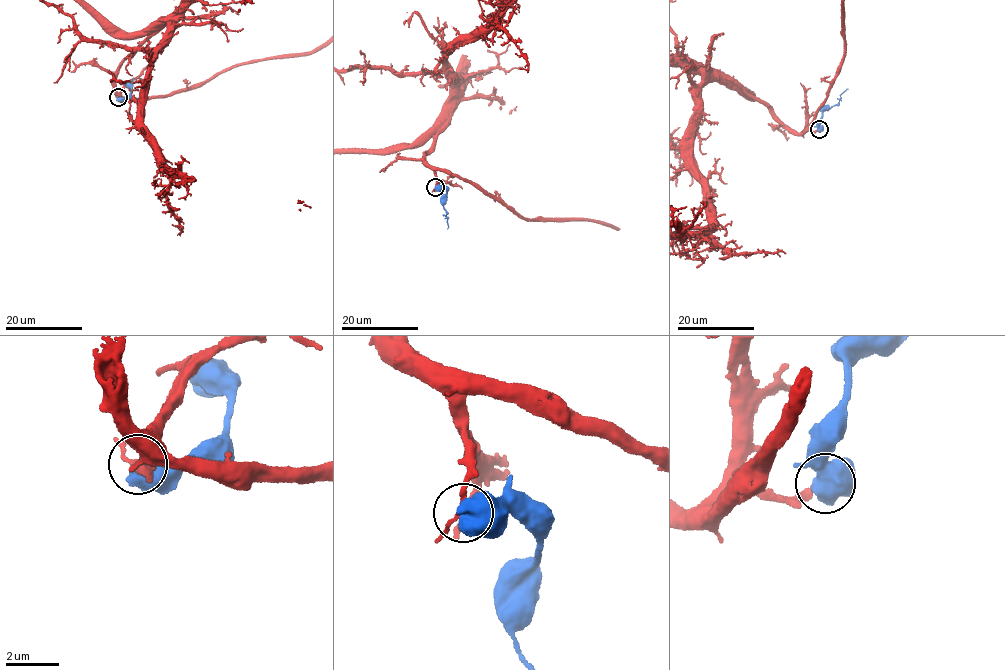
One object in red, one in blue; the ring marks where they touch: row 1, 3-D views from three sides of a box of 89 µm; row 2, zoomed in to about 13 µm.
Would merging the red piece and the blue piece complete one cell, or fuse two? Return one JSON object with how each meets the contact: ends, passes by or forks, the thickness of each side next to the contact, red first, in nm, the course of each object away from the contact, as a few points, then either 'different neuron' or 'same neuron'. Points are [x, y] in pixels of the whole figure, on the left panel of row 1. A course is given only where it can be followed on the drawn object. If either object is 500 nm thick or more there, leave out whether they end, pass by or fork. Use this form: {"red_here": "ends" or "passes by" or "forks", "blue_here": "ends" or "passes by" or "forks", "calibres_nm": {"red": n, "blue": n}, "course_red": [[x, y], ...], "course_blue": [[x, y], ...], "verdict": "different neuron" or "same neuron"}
{"calibres_nm": {"red": 170, "blue": 950}, "course_red": [[118, 98], [121, 93], [142, 100], [166, 96], [195, 89], [238, 65], [309, 55]], "course_blue": [[117, 98], [130, 92], [127, 87], [132, 78]], "verdict": "different neuron"}

